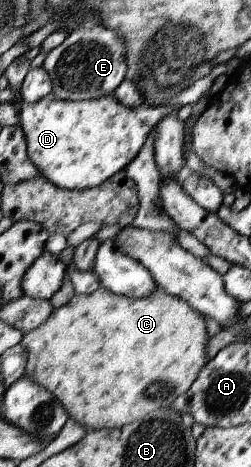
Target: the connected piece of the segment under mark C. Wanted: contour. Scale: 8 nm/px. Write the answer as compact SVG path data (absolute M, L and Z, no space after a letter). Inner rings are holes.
M100 287L90 295L75 293L66 305L54 309L40 327L26 331L20 344L26 348L24 377L50 389L74 421L78 419L82 425L98 430L102 427L113 430L157 409L172 407L177 397L193 386L202 367L209 362L208 342L208 329L201 312L163 288L157 287L154 295L146 299L134 299ZM76 395L82 399L80 407Z

